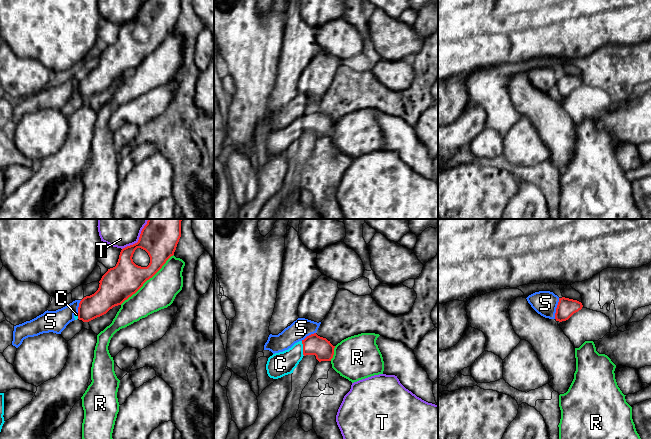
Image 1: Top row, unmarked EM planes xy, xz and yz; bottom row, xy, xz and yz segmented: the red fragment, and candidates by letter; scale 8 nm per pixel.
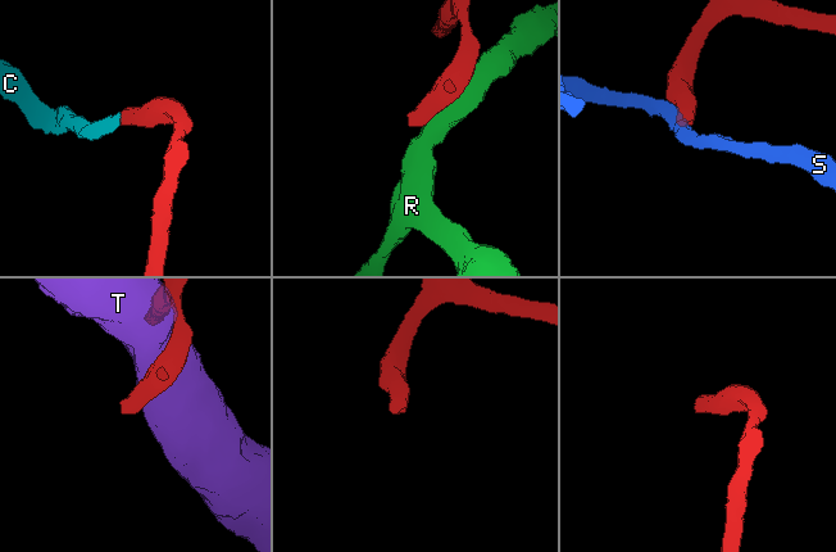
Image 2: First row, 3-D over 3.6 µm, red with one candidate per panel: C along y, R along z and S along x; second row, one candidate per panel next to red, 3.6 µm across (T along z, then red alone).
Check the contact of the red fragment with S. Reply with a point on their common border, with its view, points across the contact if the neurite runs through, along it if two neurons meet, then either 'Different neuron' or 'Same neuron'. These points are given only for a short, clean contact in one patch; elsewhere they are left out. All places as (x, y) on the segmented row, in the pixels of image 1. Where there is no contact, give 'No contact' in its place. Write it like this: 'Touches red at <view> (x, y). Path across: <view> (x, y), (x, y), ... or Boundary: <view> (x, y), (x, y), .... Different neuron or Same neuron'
Touches red at yz (556, 308). Boundary: yz (559, 298), (554, 318). Different neuron

